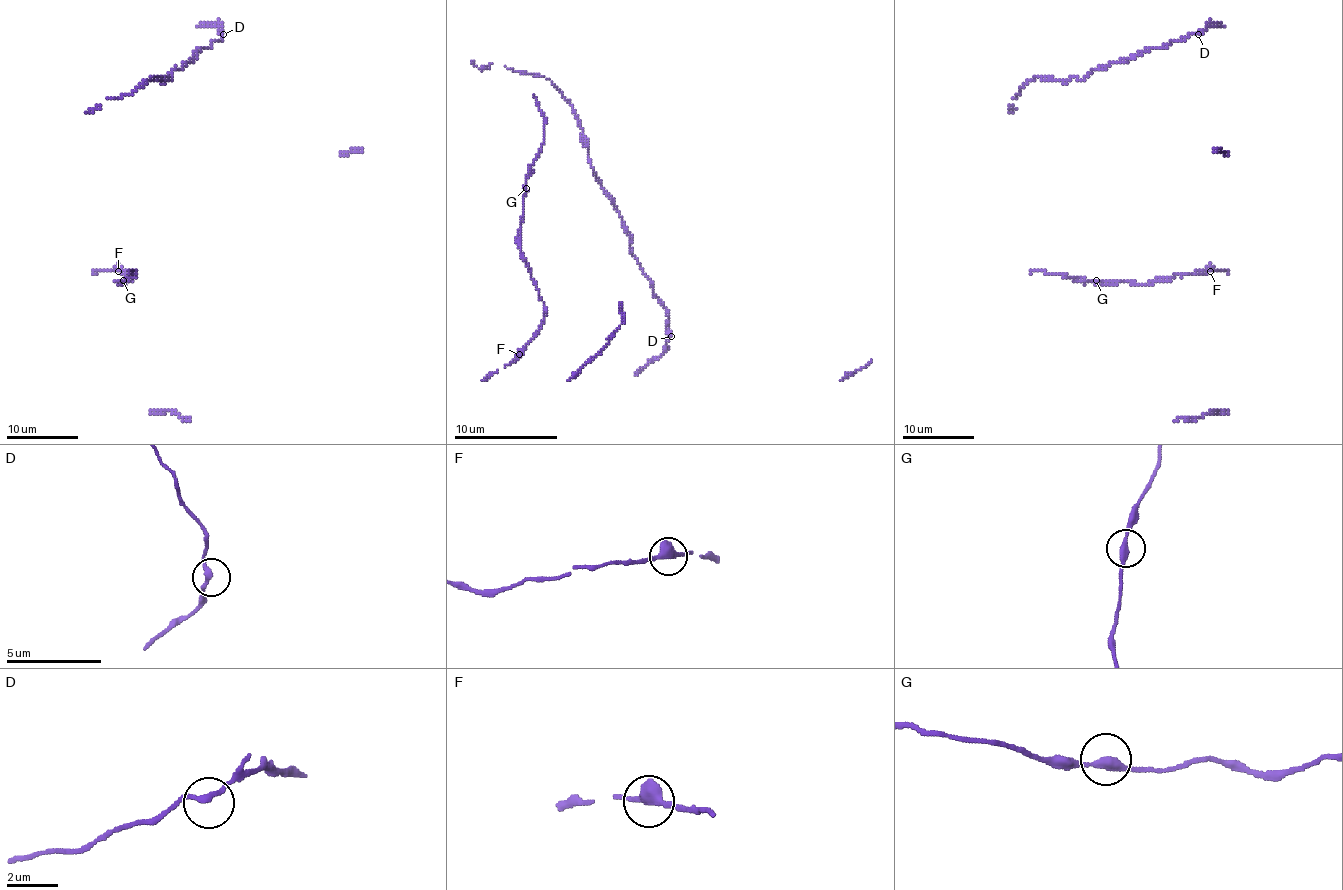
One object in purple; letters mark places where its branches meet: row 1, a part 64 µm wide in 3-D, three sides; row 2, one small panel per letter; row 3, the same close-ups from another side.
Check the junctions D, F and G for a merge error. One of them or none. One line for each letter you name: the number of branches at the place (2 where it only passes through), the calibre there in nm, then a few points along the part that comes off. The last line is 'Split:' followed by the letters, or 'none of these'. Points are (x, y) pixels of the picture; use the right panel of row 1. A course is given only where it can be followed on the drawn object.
Split: none of these

